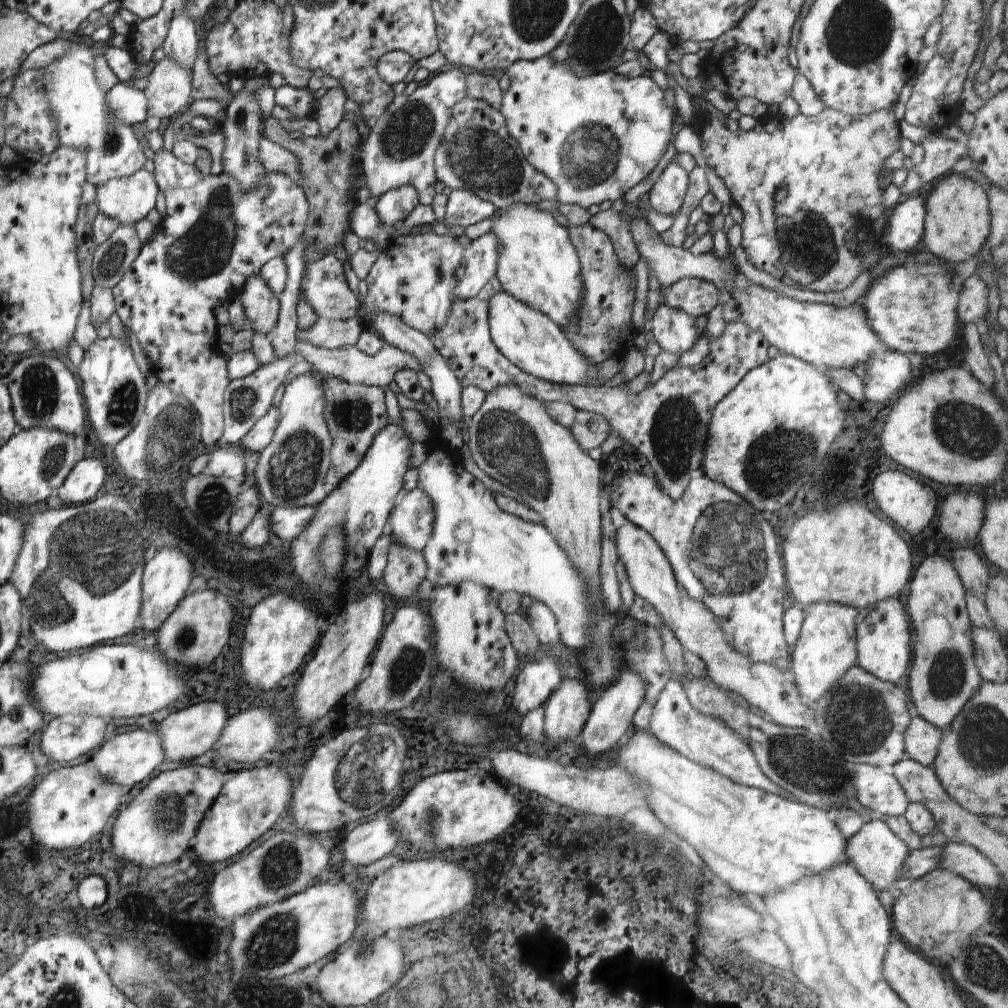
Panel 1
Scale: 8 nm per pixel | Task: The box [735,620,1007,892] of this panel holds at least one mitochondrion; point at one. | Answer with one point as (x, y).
(858, 718)

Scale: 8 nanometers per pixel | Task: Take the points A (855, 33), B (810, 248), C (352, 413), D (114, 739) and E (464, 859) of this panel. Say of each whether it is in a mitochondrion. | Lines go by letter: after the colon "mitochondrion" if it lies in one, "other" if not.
A: mitochondrion
B: mitochondrion
C: mitochondrion
D: other
E: other

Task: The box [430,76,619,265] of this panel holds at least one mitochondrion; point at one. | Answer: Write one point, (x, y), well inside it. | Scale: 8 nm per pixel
(481, 159)

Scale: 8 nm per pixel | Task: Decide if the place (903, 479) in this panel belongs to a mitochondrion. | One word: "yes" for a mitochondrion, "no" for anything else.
no

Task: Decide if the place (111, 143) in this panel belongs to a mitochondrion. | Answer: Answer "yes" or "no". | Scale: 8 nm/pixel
yes

